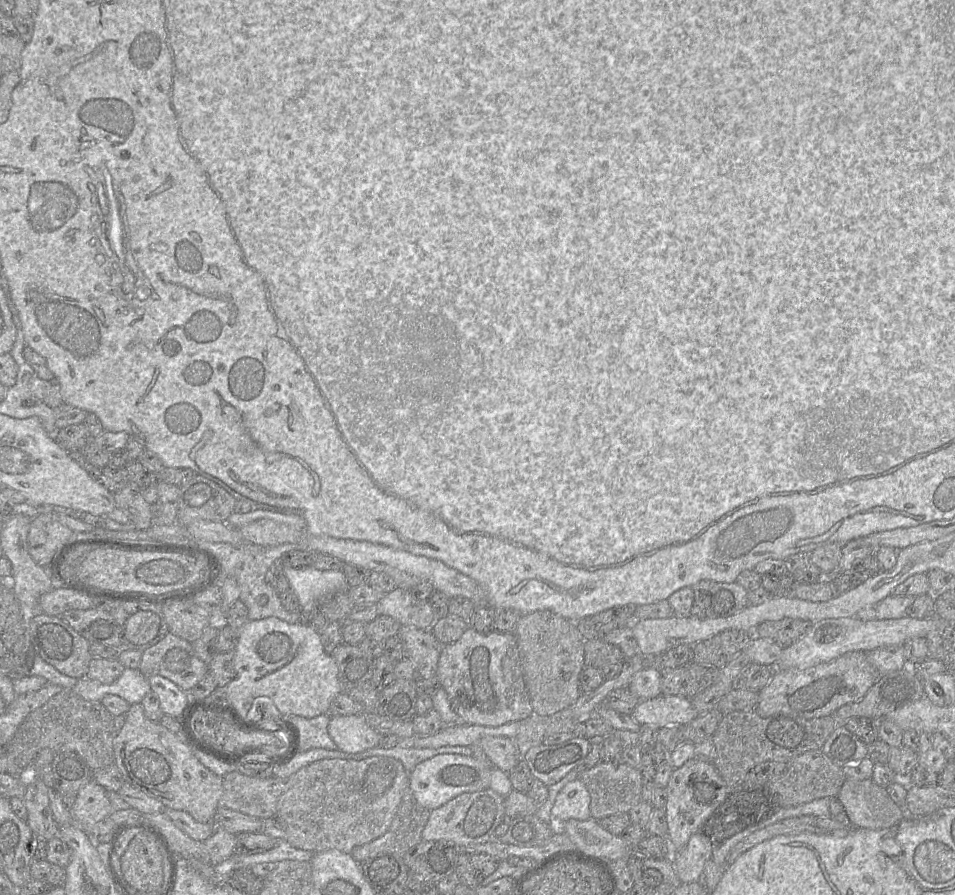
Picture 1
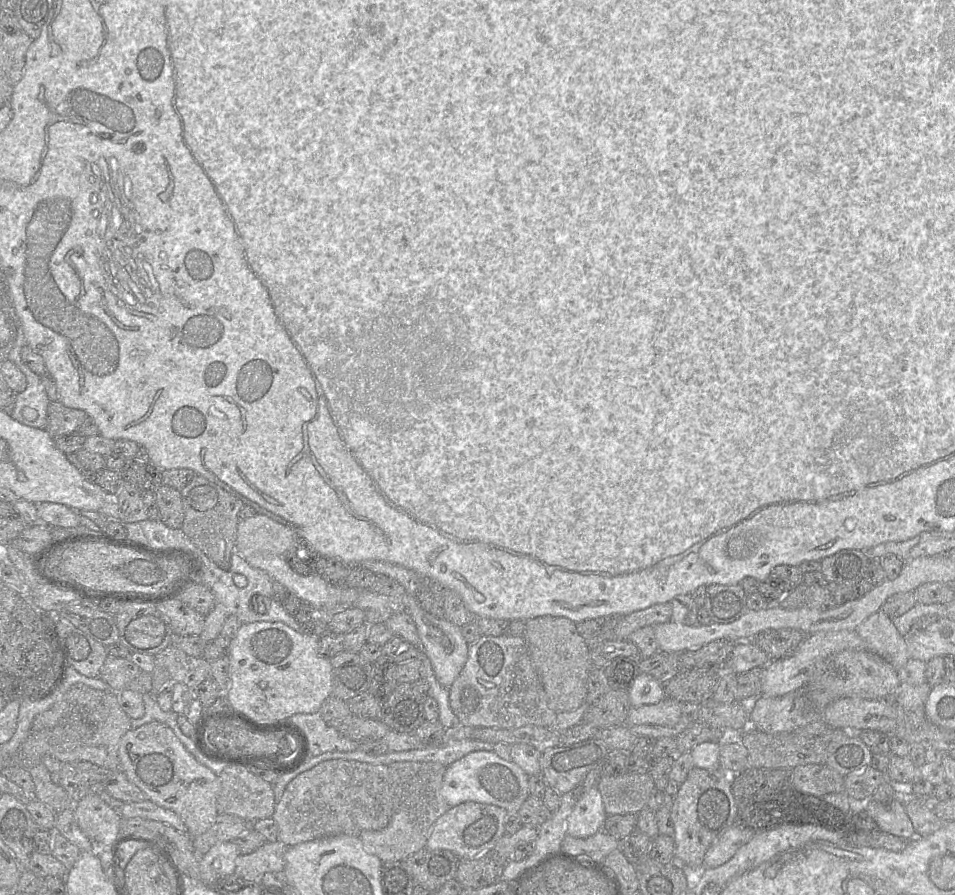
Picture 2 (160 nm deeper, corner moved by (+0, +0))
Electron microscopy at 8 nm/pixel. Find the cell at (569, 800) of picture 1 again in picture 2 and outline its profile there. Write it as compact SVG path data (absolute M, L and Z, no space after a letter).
M597 788L585 792L567 819L567 835L587 838L599 832L607 817Z

